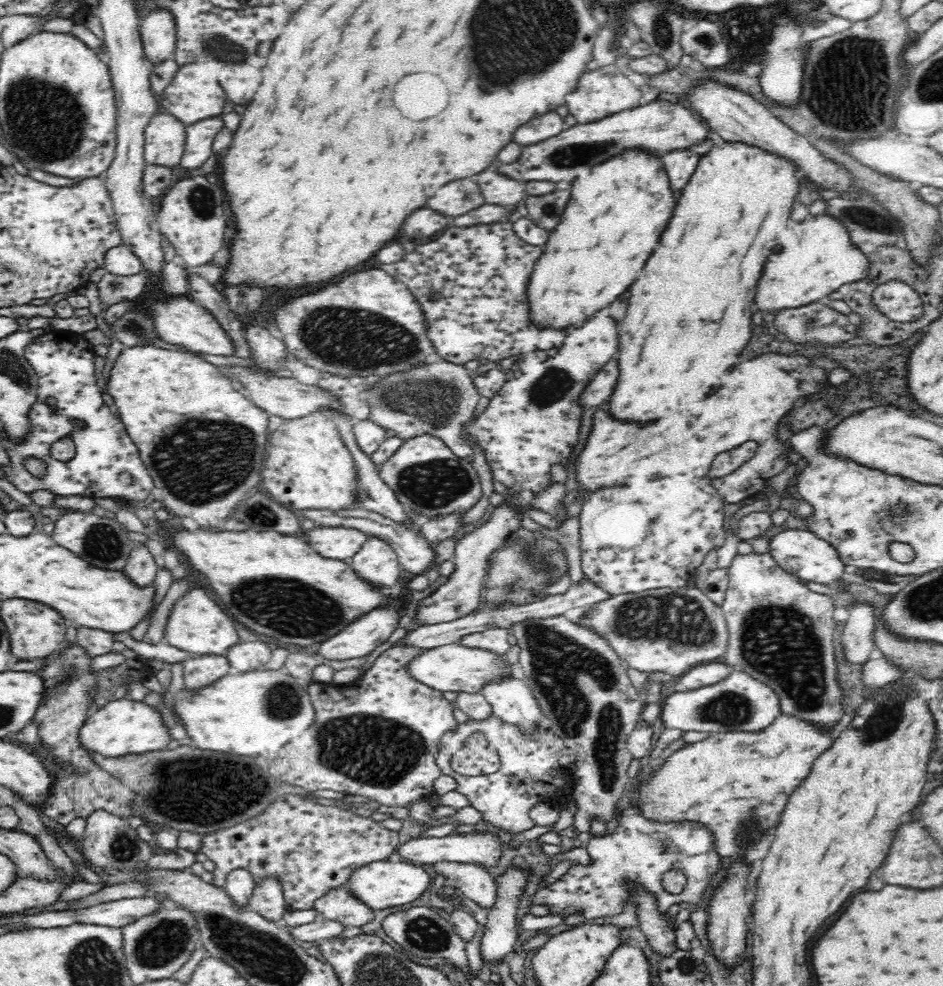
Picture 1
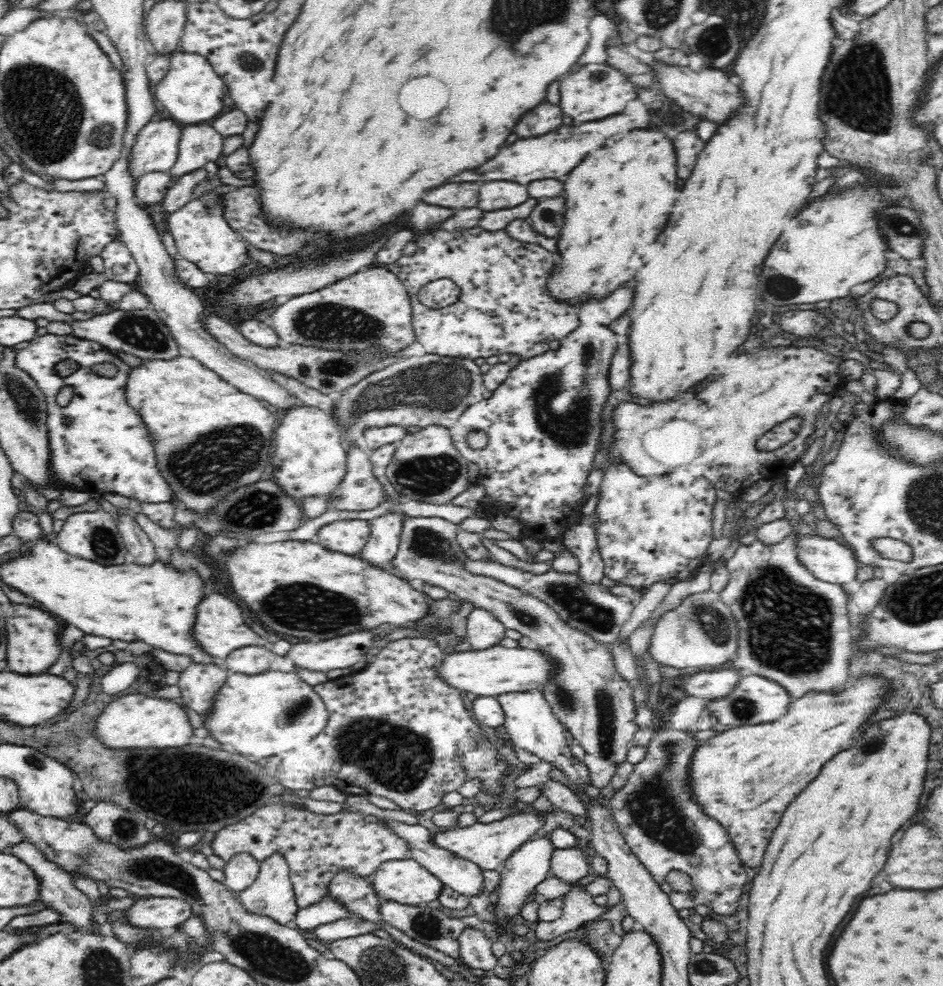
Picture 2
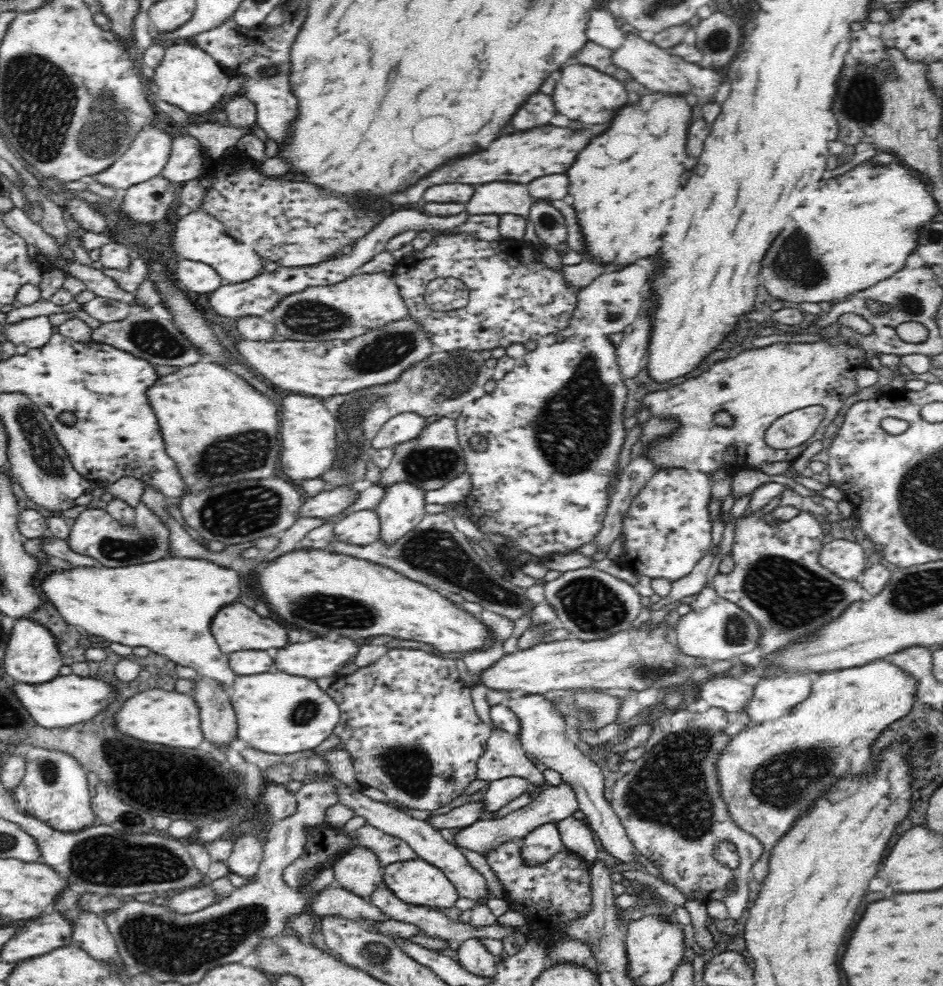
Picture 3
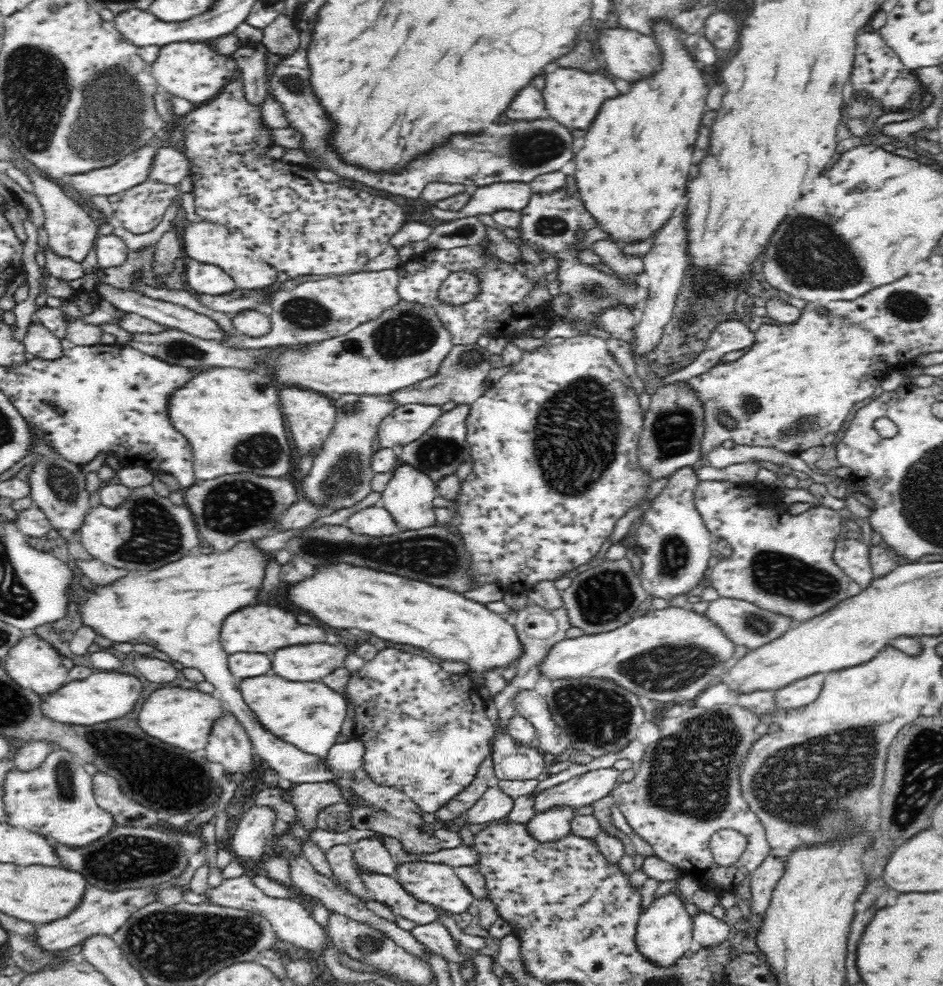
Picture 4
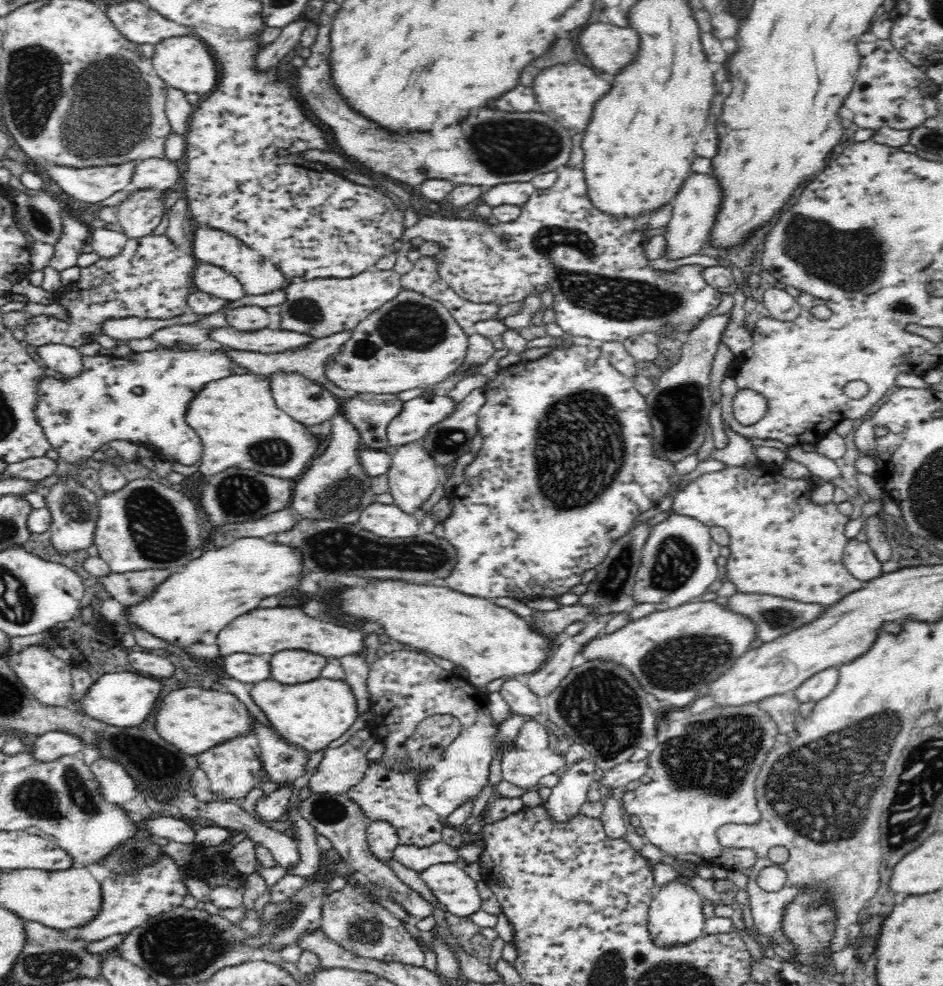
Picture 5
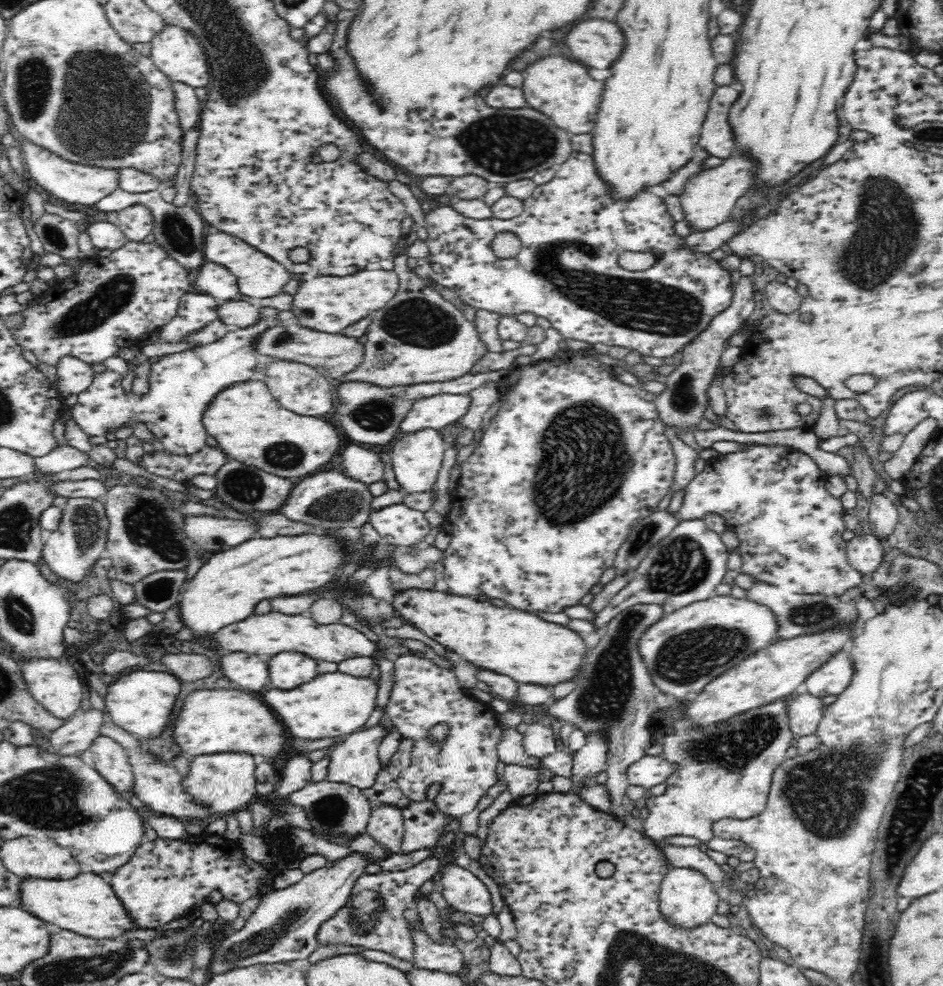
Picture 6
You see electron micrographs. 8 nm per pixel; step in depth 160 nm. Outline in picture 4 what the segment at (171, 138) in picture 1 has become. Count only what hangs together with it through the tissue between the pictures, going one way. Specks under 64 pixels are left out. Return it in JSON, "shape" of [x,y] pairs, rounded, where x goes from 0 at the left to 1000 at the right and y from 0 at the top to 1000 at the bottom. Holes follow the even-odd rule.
{"shape":[[[165,149],[151,150],[145,154],[126,162],[116,169],[101,170],[100,172],[80,177],[71,177],[74,189],[92,201],[98,199],[119,199],[129,197],[138,191],[157,183]]]}

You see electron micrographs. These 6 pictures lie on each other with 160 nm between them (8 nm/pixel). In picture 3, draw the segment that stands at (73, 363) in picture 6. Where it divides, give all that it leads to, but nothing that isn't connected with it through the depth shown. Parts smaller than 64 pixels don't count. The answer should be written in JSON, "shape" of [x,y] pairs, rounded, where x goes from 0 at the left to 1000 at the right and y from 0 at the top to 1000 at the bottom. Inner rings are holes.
{"shape":[[[38,320],[23,324],[21,327],[8,329],[4,335],[6,345],[16,351],[29,351],[31,354],[45,353],[53,347],[57,339],[57,331],[51,320]]]}

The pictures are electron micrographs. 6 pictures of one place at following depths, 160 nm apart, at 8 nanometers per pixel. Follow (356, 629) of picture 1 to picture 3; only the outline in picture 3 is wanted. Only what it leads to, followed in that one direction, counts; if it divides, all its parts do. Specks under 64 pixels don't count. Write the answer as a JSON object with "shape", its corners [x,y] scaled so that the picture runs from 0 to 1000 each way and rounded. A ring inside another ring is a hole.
{"shape":[[[363,647],[356,651],[350,649],[331,649],[331,651],[316,651],[308,653],[293,663],[293,677],[304,685],[323,687],[324,689],[348,688],[357,684],[358,680],[376,669],[381,655],[375,647]]]}

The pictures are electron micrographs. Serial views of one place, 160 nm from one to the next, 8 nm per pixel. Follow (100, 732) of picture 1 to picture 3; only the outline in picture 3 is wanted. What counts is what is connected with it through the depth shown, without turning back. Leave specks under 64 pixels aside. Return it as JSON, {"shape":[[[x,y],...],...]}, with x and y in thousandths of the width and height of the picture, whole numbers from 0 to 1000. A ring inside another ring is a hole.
{"shape":[[[163,698],[154,700],[131,712],[125,724],[125,739],[127,741],[155,751],[163,755],[191,757],[191,759],[210,759],[214,755],[213,718],[204,704],[192,704],[186,701]]]}

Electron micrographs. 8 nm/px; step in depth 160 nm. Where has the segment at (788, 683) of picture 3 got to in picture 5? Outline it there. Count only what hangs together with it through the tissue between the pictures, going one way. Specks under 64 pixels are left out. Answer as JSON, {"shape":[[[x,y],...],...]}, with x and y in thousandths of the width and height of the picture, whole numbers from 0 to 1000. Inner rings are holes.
{"shape":[[[880,676],[860,686],[841,701],[842,707],[850,712],[870,712],[887,698],[891,688],[890,676]]]}

